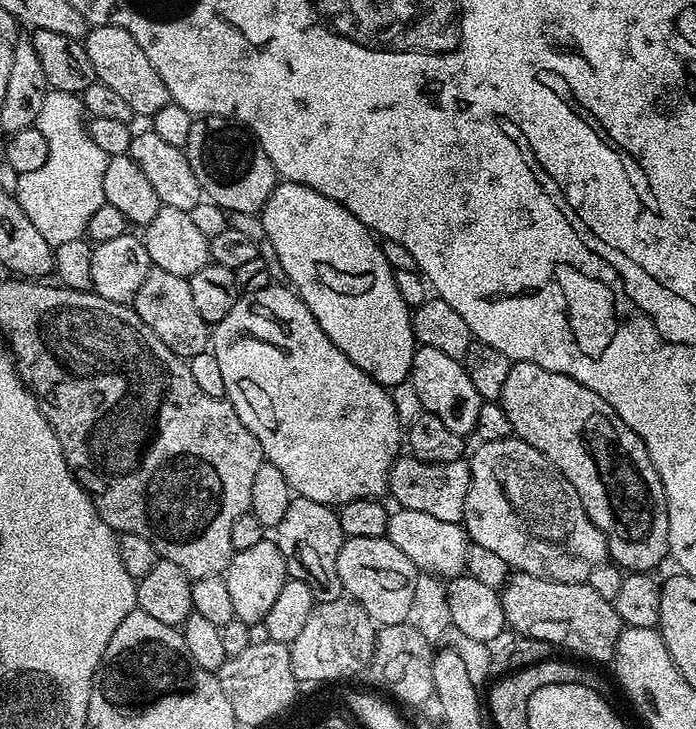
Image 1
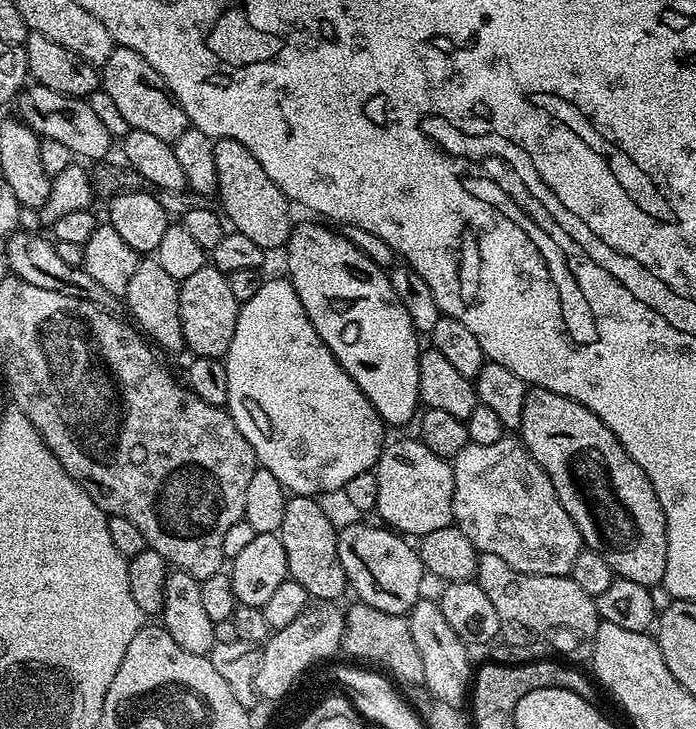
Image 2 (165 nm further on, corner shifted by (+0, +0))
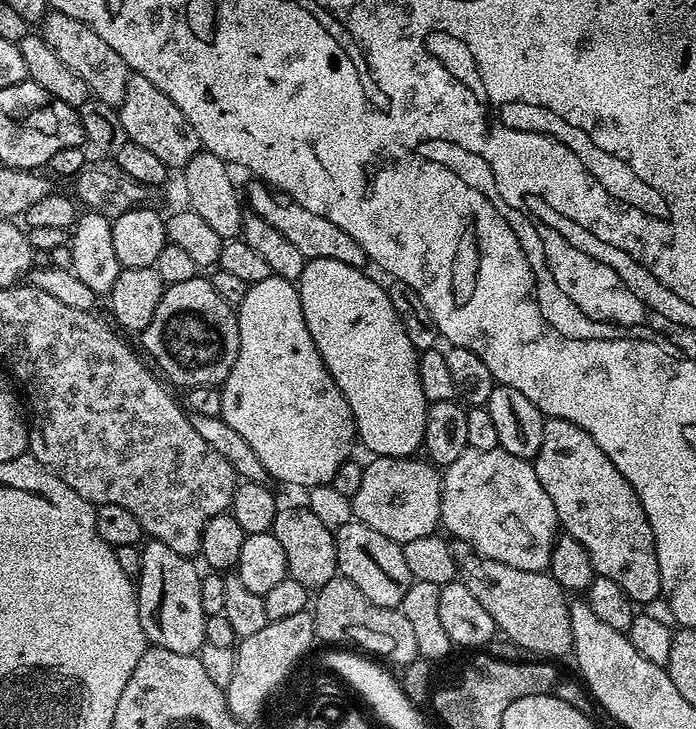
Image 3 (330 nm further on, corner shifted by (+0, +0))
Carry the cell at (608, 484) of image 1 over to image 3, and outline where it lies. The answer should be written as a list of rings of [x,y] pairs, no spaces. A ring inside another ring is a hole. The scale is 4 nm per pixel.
[[[547,417],[534,467],[538,482],[542,482],[542,490],[546,490],[546,494],[550,494],[550,502],[554,502],[559,527],[586,546],[586,554],[590,554],[597,576],[618,582],[618,586],[622,586],[637,605],[656,599],[659,601],[662,581],[654,534],[646,518],[646,510],[630,482],[626,482],[618,466],[610,462],[590,433],[569,420]]]

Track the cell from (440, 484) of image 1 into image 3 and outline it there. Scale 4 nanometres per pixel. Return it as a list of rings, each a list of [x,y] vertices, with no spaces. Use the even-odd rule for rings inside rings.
[[[415,455],[378,456],[369,461],[364,464],[358,494],[350,497],[355,519],[401,546],[414,542],[414,538],[433,535],[441,527],[442,476],[436,465]]]

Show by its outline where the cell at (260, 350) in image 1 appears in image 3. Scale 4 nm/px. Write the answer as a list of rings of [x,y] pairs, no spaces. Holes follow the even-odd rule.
[[[274,275],[257,284],[250,284],[246,298],[242,298],[238,306],[238,319],[240,349],[222,385],[220,416],[238,434],[242,434],[272,480],[297,484],[303,490],[331,485],[334,474],[338,474],[338,466],[342,466],[342,462],[353,455],[352,443],[355,445],[358,440],[356,423],[342,390],[328,373],[328,367],[306,326],[299,287],[291,280]]]

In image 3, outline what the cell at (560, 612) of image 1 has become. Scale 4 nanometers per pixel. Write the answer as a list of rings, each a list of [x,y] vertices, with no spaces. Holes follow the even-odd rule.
[[[453,539],[451,541],[452,553],[454,554],[454,562],[456,563],[456,570],[458,573],[459,583],[466,586],[466,590],[470,590],[470,594],[474,594],[474,598],[478,598],[478,603],[490,614],[490,618],[494,618],[499,635],[508,641],[512,641],[517,647],[525,647],[528,650],[532,650],[537,653],[540,658],[556,658],[552,656],[564,656],[573,651],[572,646],[572,626],[570,624],[570,610],[568,605],[570,603],[569,597],[566,595],[562,586],[558,586],[558,582],[554,582],[554,578],[547,571],[542,572],[527,572],[526,570],[518,570],[514,566],[506,566],[502,562],[497,560],[491,560],[486,558],[481,552],[470,547],[464,540]]]

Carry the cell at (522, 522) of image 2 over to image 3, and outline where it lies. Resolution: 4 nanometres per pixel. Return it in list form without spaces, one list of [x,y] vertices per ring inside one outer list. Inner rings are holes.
[[[498,447],[487,452],[468,448],[449,468],[443,469],[440,490],[440,522],[445,533],[464,540],[486,558],[527,572],[545,571],[558,537],[558,521],[550,494],[542,490],[535,467],[529,461]]]

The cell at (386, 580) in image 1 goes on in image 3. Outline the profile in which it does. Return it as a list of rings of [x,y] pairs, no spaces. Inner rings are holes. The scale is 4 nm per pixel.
[[[351,522],[335,529],[336,567],[339,575],[345,576],[370,602],[383,608],[399,608],[402,598],[406,598],[406,590],[411,586],[413,578],[410,566],[406,566],[406,554],[396,541],[386,538],[386,534],[378,534],[370,526],[359,522]]]

